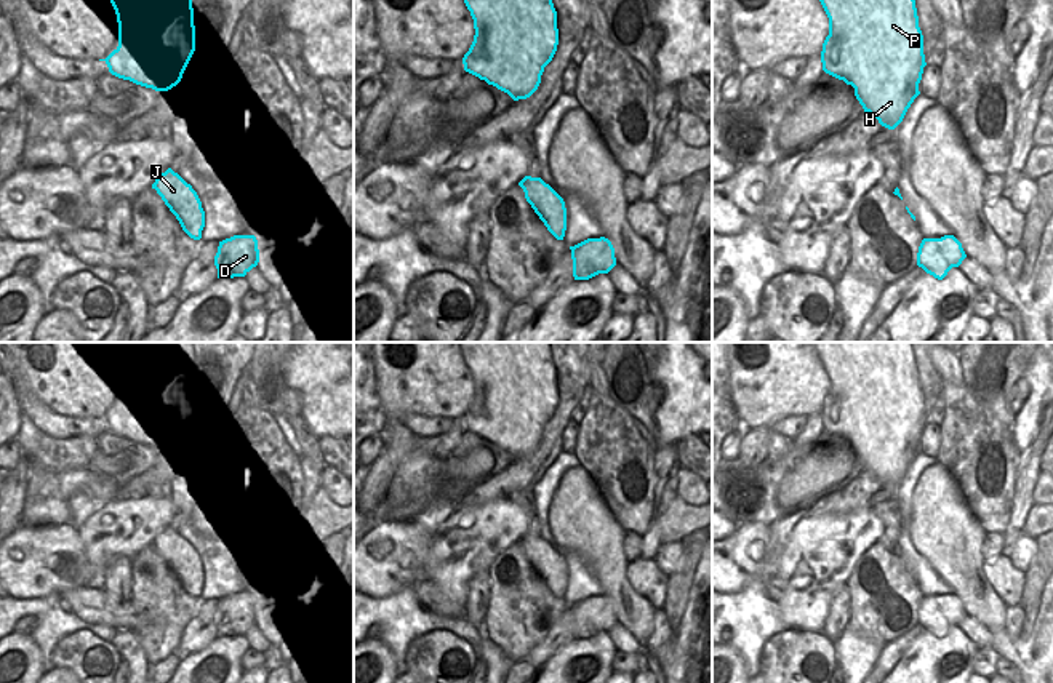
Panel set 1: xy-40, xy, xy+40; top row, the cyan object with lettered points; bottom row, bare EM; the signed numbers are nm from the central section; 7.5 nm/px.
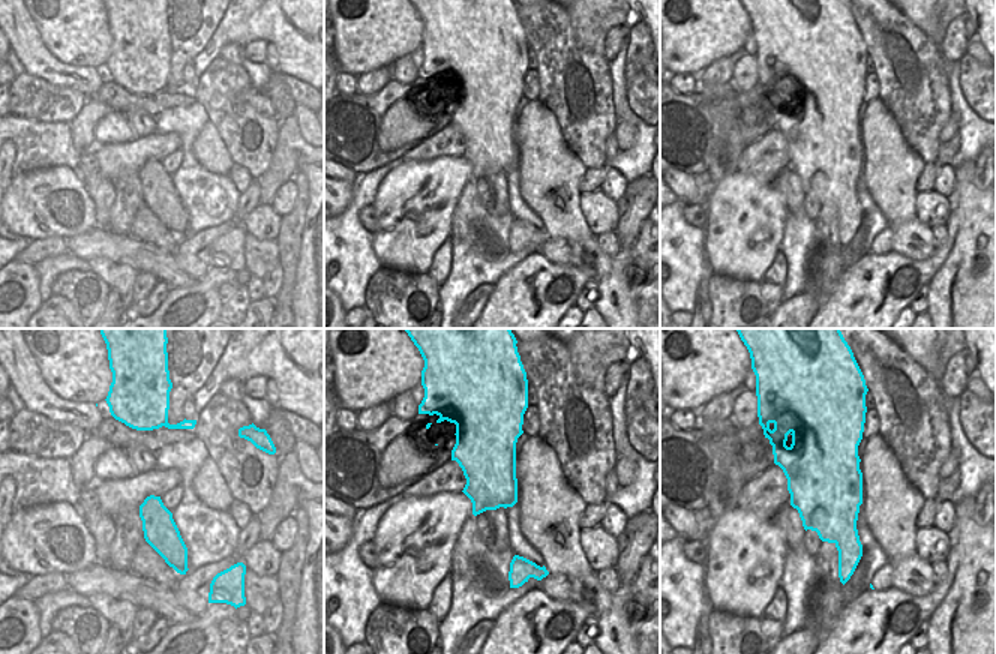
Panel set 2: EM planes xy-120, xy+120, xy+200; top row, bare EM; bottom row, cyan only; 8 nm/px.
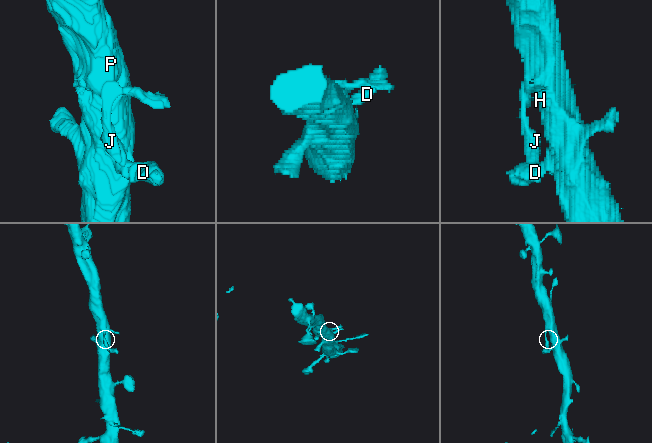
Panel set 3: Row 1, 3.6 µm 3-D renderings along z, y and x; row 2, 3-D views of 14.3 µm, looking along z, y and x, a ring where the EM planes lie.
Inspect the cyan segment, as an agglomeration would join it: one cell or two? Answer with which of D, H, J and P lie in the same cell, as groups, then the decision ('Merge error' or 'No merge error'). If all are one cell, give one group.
Groups: D H J P. No merge error

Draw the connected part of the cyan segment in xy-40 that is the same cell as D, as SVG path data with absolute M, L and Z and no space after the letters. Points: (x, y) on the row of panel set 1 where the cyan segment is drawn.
M234 235L219 242L214 256L218 278L245 277L258 262L259 250L254 235Z

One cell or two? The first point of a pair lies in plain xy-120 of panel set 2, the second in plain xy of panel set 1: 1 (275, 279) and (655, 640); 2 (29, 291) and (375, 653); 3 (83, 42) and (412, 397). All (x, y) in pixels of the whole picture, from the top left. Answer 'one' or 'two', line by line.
1: one
2: one
3: one

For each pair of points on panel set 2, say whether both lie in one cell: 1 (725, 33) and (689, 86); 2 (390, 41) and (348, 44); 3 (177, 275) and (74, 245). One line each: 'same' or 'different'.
1: different
2: same
3: same

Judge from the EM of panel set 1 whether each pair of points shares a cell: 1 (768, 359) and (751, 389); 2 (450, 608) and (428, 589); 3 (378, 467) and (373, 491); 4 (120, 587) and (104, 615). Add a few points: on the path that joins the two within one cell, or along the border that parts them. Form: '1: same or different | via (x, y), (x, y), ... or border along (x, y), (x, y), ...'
1: same | via (768, 367), (768, 371), (759, 381)
2: same | via (445, 607), (432, 594)
3: same | via (378, 474), (375, 485)
4: different | border along (103, 591), (114, 602), (130, 600)

